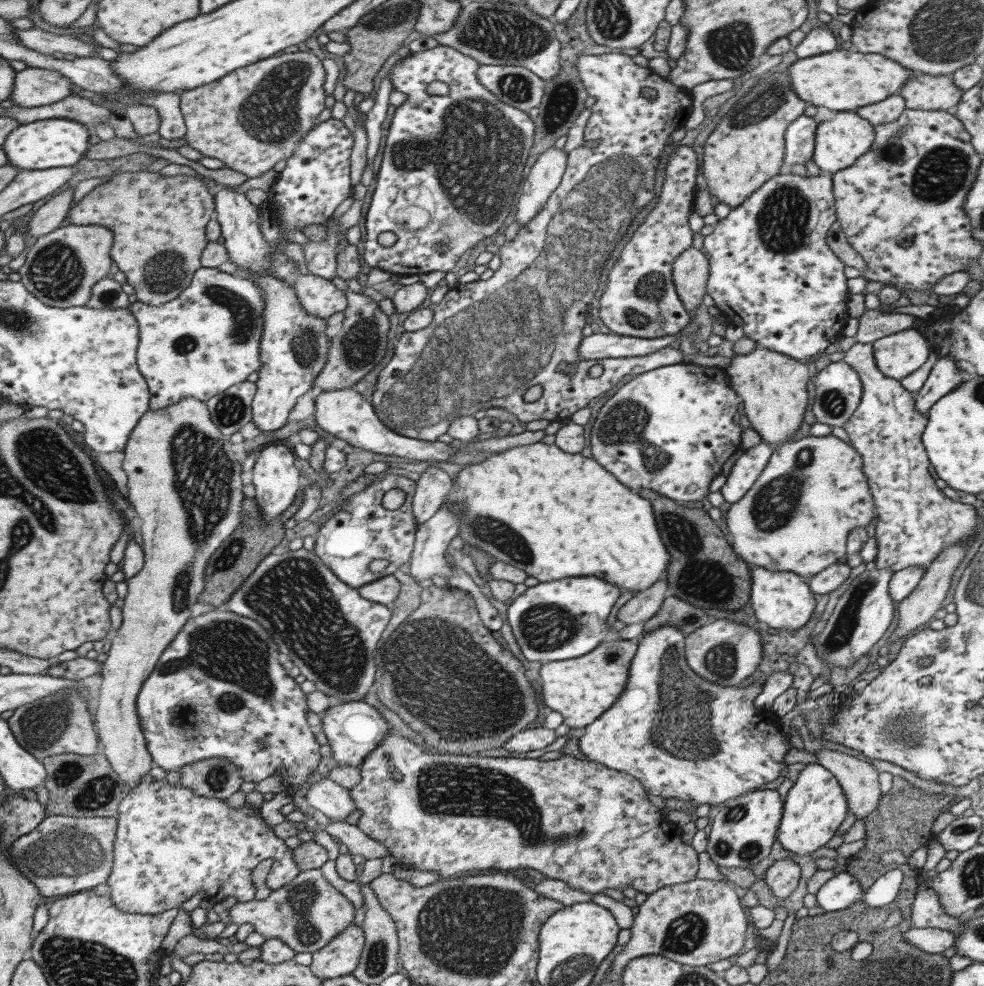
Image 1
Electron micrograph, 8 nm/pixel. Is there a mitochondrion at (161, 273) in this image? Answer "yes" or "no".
yes

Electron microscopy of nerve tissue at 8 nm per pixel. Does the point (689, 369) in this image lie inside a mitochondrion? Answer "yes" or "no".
no

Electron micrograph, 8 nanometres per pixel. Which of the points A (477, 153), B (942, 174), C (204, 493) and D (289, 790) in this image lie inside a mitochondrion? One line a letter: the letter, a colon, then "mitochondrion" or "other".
A: mitochondrion
B: mitochondrion
C: mitochondrion
D: other

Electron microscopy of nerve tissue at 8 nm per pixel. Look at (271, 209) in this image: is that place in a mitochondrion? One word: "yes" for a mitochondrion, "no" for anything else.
no

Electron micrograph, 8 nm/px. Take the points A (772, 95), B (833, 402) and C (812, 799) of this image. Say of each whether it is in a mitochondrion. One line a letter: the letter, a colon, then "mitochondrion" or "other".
A: mitochondrion
B: mitochondrion
C: other

